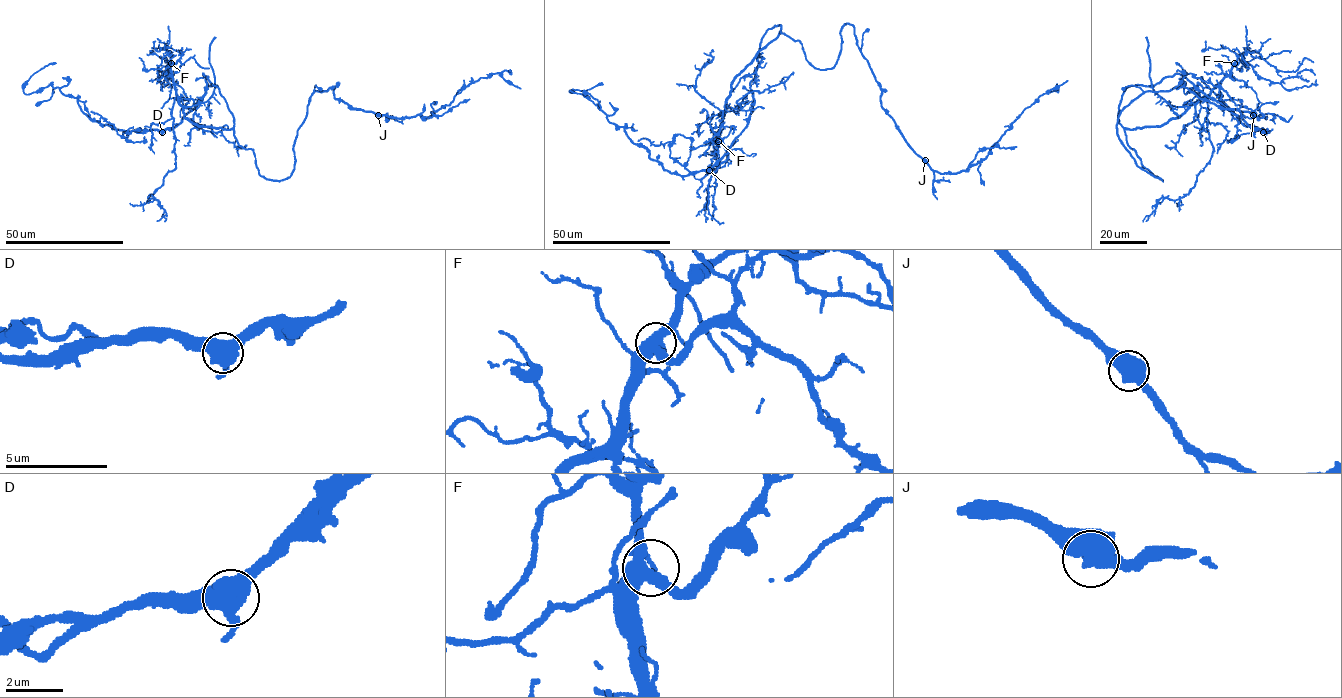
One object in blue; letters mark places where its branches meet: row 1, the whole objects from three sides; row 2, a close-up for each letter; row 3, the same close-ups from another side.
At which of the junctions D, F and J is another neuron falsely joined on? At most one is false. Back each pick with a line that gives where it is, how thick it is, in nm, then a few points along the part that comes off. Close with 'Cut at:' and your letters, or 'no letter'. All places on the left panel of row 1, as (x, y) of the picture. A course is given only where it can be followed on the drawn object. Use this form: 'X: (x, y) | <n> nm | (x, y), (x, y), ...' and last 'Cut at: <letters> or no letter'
Cut at: no letter

